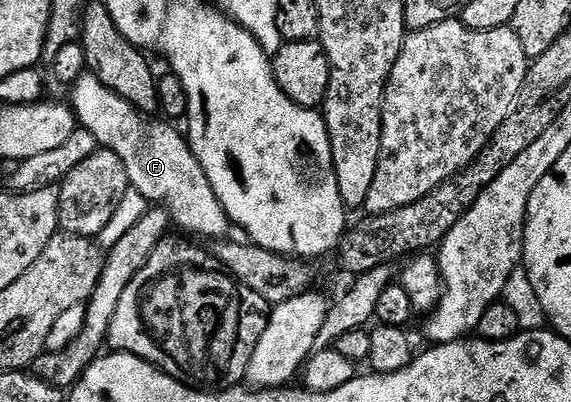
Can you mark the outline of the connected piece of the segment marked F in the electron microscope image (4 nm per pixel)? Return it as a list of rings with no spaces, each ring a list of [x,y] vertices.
[[[92,74],[81,76],[72,91],[72,107],[79,125],[93,134],[99,146],[112,150],[120,162],[124,162],[131,188],[147,202],[165,208],[177,227],[179,224],[198,236],[218,236],[214,238],[225,237],[229,233],[226,231],[231,231],[224,206],[220,198],[216,198],[200,162],[194,157],[189,139],[183,133],[181,136],[173,123],[162,118],[154,120],[158,118],[138,112],[136,106],[104,86],[104,82]]]

